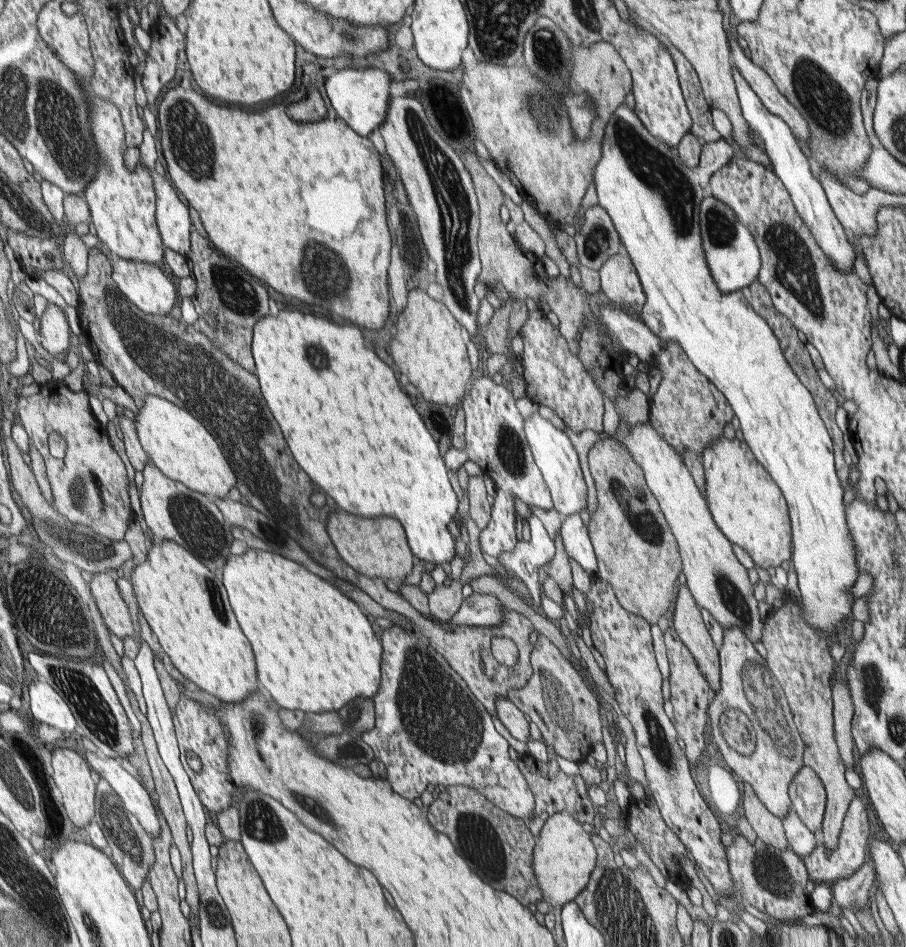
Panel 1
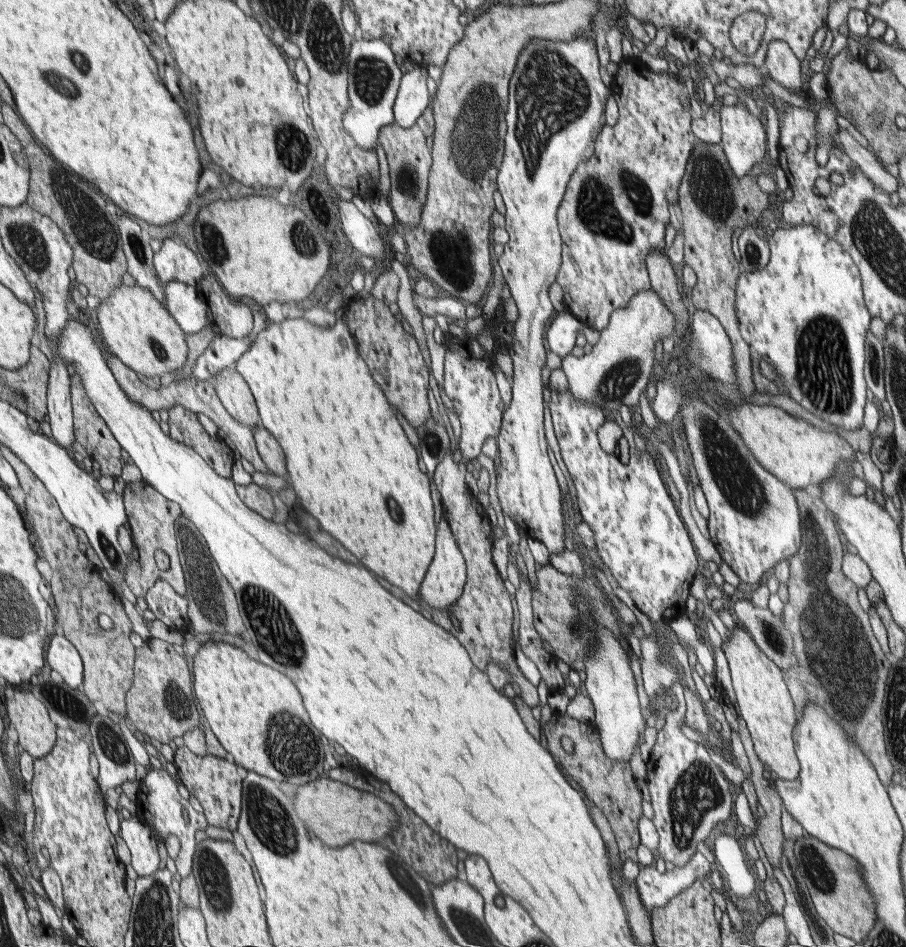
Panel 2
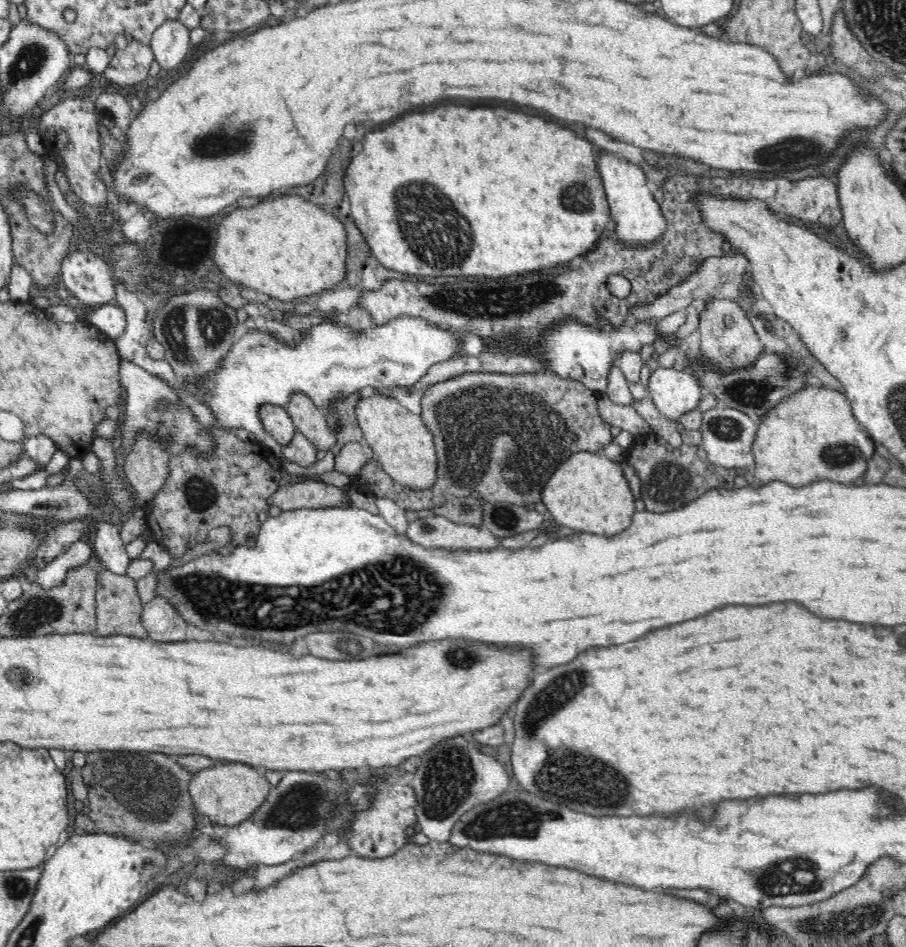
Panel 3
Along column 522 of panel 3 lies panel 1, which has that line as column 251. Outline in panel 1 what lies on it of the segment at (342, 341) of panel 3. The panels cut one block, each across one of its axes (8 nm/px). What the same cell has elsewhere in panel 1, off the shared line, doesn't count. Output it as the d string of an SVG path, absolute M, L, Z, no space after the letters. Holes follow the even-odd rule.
M279 312L277 316L263 318L255 326L251 340L253 340L251 342L251 354L253 354L253 360L255 360L255 372L253 374L259 378L259 386L263 386L263 398L267 398L267 406L271 406L271 414L275 414L275 422L279 422L279 430L283 430L283 438L287 438L287 446L291 446L291 454L295 454L295 462L299 462L301 470L337 504L339 510L345 510L349 514L363 516L363 518L389 516L389 518L399 520L405 528L407 544L411 544L411 550L415 552L415 556L419 560L433 562L435 566L439 566L441 562L451 562L453 560L453 538L447 532L447 524L455 516L457 498L455 498L455 494L449 486L445 466L443 466L443 458L437 452L437 442L425 430L425 426L423 426L419 414L415 412L415 408L411 406L409 398L399 390L399 384L393 378L393 370L387 364L383 364L371 350L367 350L363 336L361 336L361 330L355 328L355 326L337 326L329 320L315 318L315 316L309 316L309 314L301 314L301 312Z

